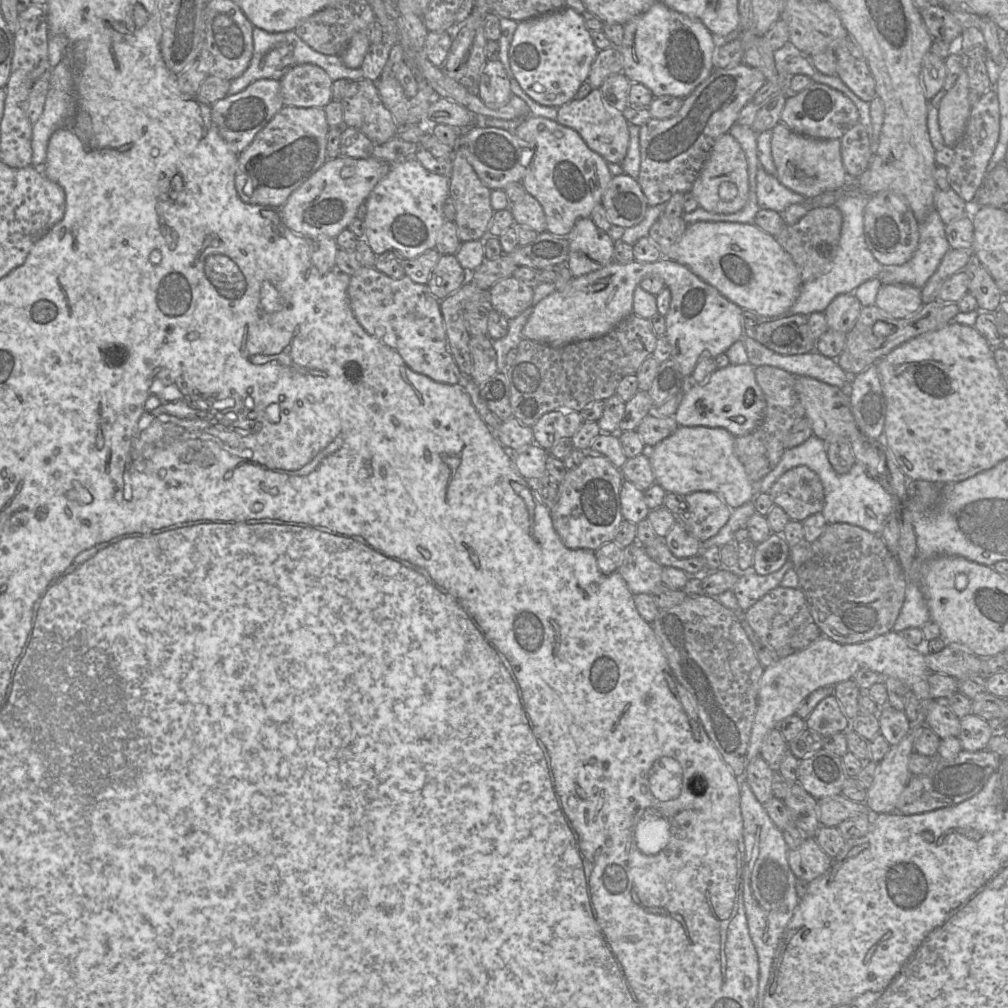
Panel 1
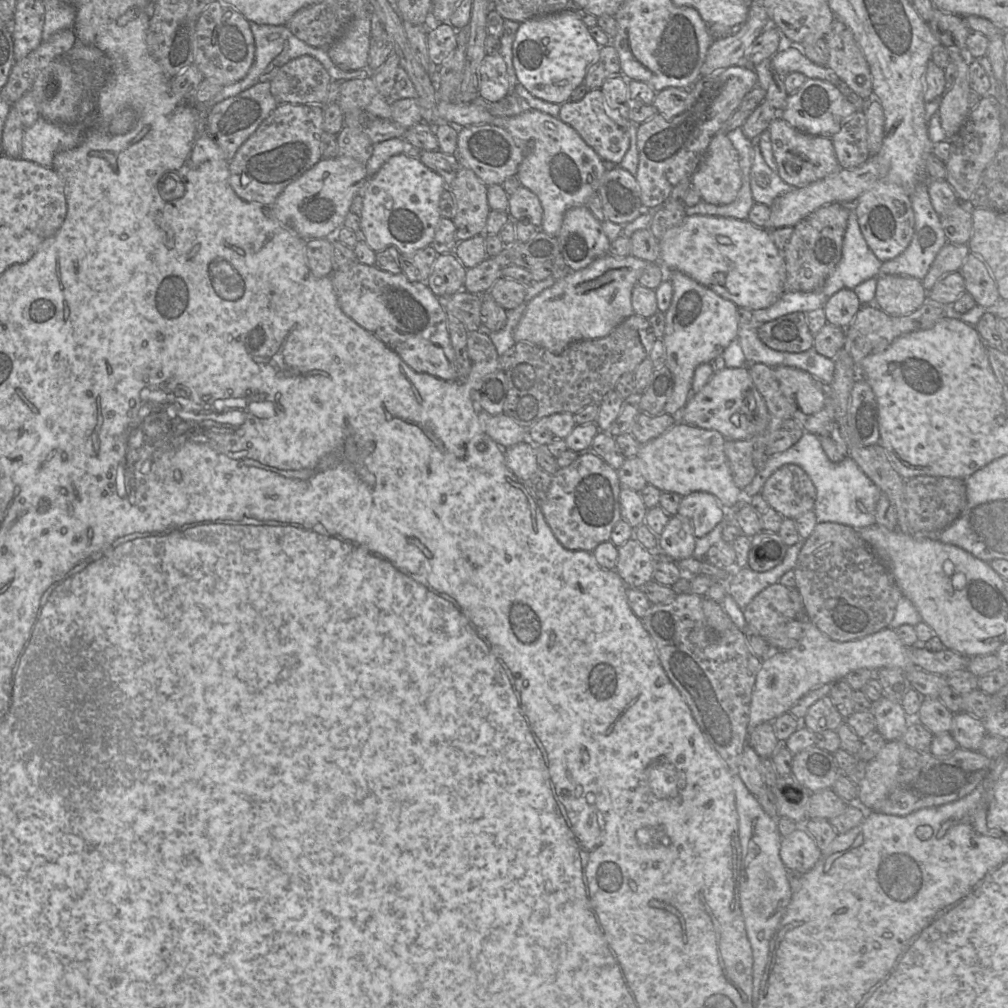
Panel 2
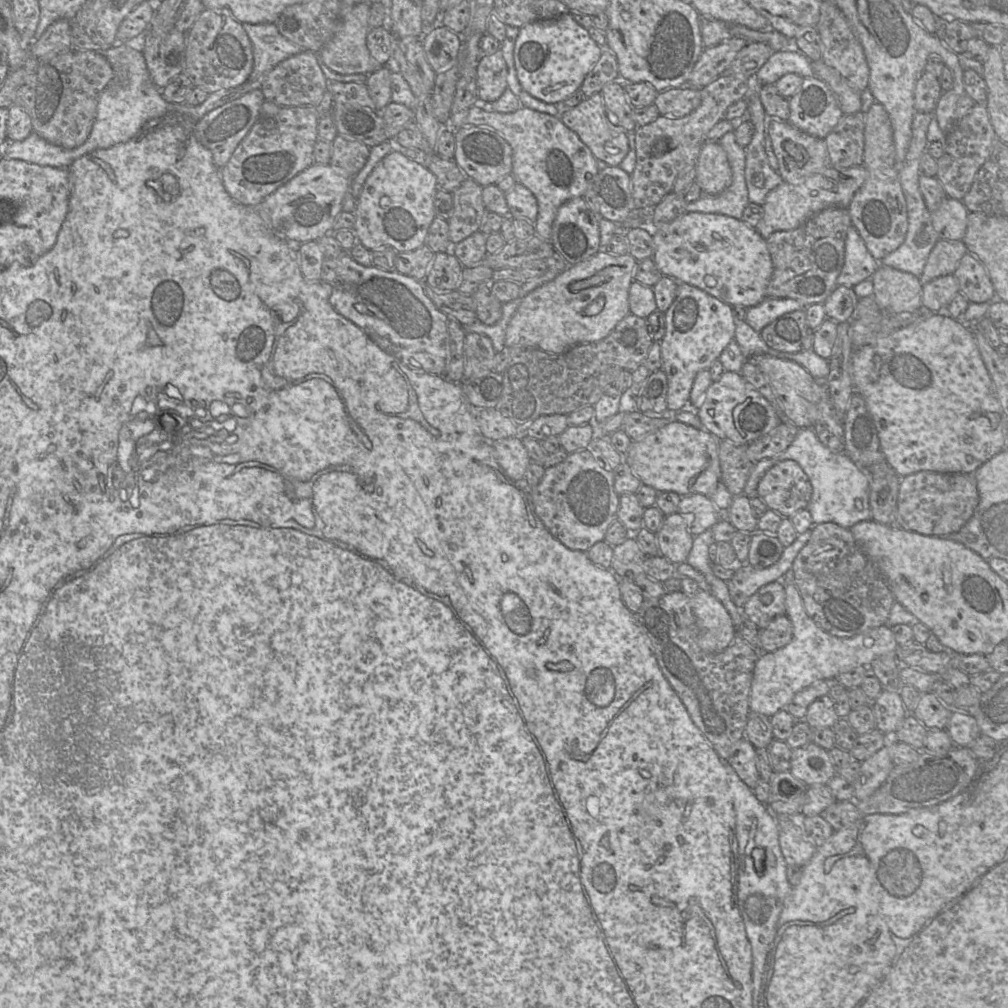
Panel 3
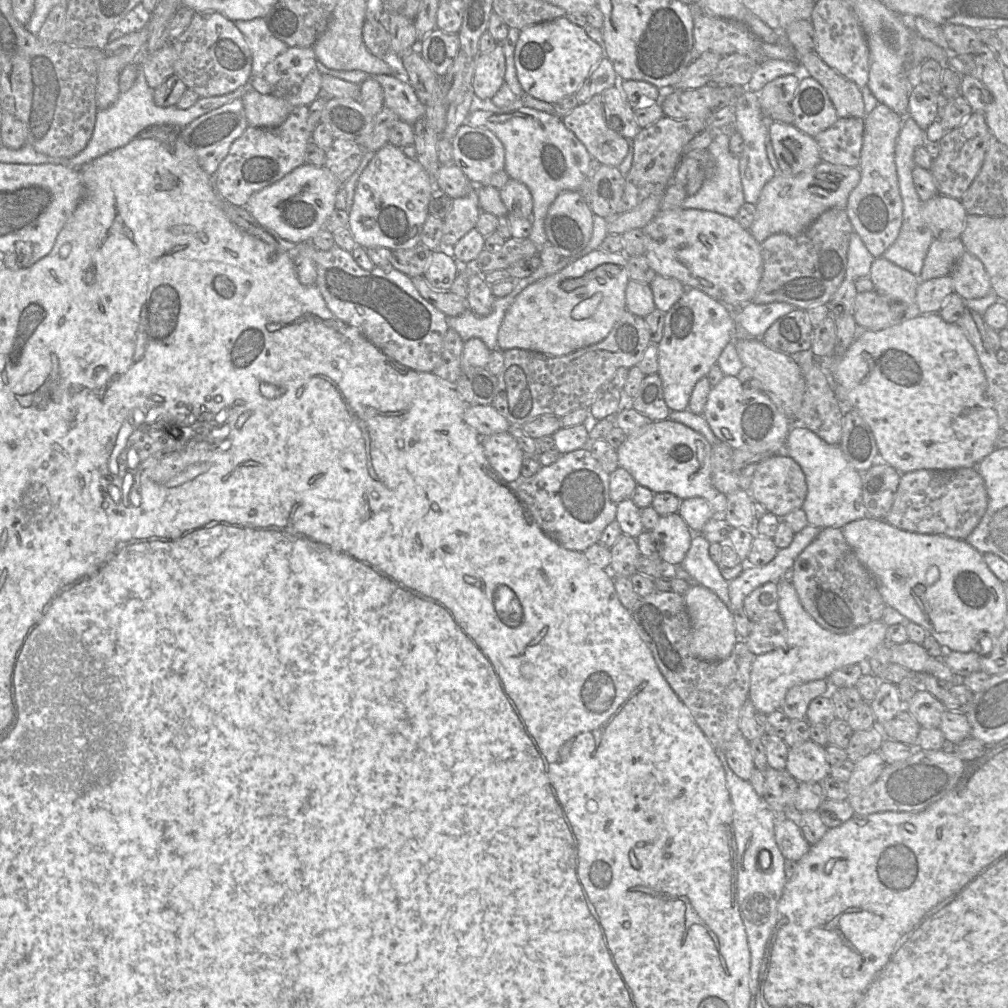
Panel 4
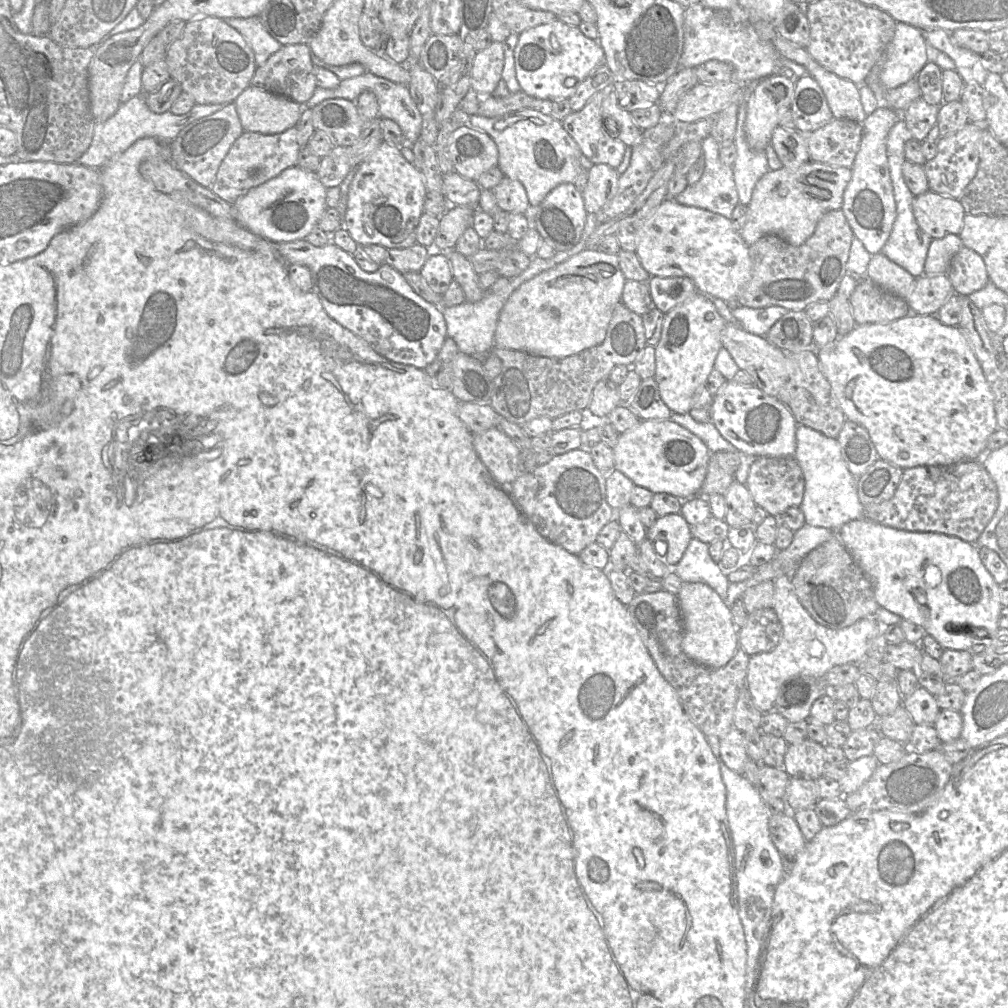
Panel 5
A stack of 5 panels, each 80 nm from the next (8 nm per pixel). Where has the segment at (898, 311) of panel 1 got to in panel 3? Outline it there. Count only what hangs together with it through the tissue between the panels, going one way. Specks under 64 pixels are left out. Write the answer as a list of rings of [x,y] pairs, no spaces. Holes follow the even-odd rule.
[[[880,265],[871,279],[874,299],[887,313],[918,313],[923,310],[923,285],[919,277]]]

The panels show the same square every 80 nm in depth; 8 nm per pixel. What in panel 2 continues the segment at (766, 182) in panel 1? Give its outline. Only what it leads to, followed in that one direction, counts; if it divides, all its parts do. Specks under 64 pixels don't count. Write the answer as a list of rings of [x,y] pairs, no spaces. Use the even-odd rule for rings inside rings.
[[[753,143],[753,159],[750,171],[750,189],[754,203],[771,206],[774,200],[793,189],[766,164],[757,143]]]

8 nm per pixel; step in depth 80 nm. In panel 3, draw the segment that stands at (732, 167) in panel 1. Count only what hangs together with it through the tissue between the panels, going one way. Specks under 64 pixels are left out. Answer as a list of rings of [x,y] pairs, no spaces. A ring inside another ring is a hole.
[[[706,142],[696,163],[695,181],[705,195],[718,195],[732,182],[726,152],[718,142]]]

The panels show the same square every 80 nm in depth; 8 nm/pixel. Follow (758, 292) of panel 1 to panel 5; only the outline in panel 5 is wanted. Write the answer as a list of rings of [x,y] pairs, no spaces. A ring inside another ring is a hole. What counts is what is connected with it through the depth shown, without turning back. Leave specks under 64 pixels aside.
[[[665,199],[641,226],[633,227],[638,231],[638,246],[635,253],[651,277],[689,278],[699,293],[723,301],[737,299],[741,288],[751,279],[752,261],[749,246],[740,233],[733,229],[731,221],[720,214],[681,205],[674,199]]]

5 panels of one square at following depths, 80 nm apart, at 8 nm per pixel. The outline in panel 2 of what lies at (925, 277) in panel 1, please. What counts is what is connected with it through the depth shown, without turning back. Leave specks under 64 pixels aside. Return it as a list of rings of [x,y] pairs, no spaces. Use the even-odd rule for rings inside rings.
[[[920,182],[918,184],[914,192],[910,195],[910,200],[915,218],[912,240],[900,255],[888,261],[882,262],[880,274],[906,275],[922,281],[927,275],[938,252],[947,243],[947,239],[940,223],[940,217],[932,207],[928,194],[927,182]]]

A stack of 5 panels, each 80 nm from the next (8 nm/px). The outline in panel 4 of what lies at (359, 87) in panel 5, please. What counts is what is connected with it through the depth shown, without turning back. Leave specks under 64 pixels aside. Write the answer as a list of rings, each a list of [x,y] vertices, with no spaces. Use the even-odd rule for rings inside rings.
[[[370,75],[382,87],[384,93],[384,106],[393,110],[399,120],[410,125],[423,115],[425,115],[426,106],[417,98],[413,88],[407,82],[391,75]]]

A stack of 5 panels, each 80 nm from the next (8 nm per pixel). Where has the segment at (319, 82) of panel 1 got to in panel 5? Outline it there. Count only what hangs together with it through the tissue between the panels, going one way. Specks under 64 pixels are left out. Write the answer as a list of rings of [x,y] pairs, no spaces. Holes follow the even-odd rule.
[[[307,44],[283,45],[267,59],[264,65],[256,68],[251,86],[285,96],[299,104],[307,102],[318,87],[311,55],[312,52]]]

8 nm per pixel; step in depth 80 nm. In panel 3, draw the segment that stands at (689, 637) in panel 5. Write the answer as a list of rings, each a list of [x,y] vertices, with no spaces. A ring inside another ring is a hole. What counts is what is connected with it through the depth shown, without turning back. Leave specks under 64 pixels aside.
[[[698,590],[691,596],[691,607],[698,626],[698,644],[707,653],[719,653],[736,635],[735,626],[723,604],[711,593]]]

